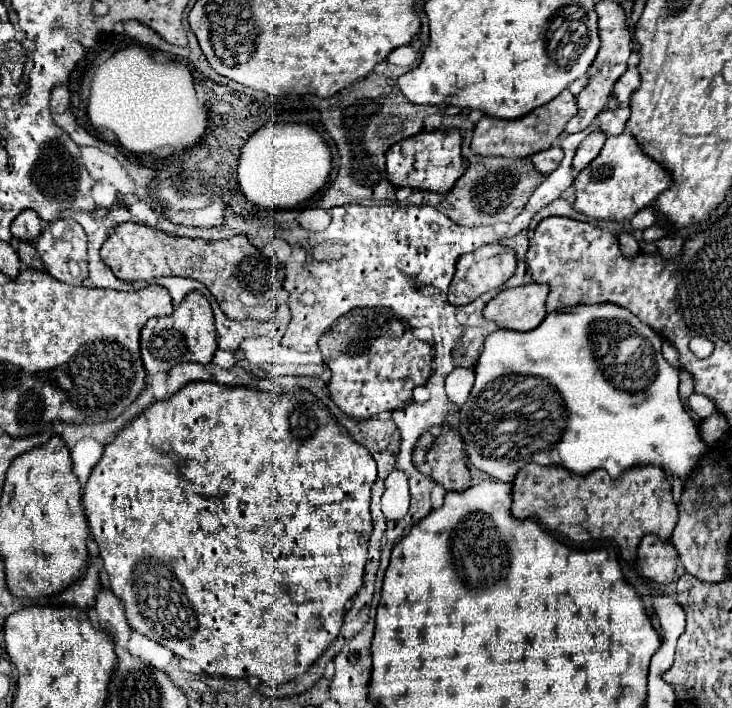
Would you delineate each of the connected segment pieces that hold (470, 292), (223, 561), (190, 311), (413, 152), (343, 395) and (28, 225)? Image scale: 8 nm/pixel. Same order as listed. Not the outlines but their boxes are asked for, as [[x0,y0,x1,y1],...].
[[448,244,516,306],[82,382,376,688],[140,292,218,374],[386,128,468,192],[318,308,432,420],[12,210,42,242]]

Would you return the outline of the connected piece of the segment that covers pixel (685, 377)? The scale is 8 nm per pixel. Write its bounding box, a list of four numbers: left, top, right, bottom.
[680,370,694,398]

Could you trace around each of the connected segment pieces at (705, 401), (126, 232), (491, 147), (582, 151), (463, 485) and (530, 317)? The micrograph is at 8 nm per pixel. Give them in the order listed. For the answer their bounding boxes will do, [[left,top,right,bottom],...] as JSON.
[[688,394,716,418],[100,224,286,320],[472,90,578,158],[572,130,606,172],[426,429,470,490],[484,284,548,330]]

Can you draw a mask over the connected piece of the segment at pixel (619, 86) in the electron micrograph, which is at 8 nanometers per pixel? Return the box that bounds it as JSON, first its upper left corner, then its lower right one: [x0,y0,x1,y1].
[614,68,640,104]

